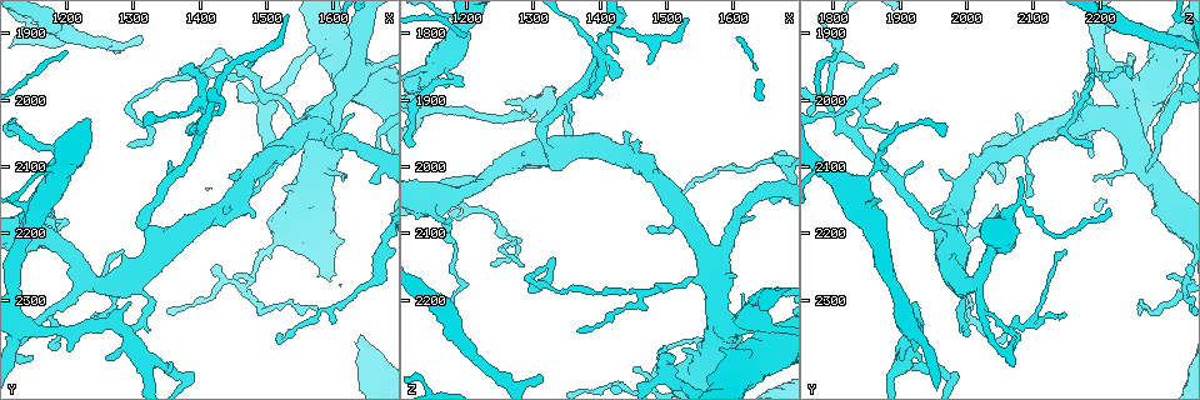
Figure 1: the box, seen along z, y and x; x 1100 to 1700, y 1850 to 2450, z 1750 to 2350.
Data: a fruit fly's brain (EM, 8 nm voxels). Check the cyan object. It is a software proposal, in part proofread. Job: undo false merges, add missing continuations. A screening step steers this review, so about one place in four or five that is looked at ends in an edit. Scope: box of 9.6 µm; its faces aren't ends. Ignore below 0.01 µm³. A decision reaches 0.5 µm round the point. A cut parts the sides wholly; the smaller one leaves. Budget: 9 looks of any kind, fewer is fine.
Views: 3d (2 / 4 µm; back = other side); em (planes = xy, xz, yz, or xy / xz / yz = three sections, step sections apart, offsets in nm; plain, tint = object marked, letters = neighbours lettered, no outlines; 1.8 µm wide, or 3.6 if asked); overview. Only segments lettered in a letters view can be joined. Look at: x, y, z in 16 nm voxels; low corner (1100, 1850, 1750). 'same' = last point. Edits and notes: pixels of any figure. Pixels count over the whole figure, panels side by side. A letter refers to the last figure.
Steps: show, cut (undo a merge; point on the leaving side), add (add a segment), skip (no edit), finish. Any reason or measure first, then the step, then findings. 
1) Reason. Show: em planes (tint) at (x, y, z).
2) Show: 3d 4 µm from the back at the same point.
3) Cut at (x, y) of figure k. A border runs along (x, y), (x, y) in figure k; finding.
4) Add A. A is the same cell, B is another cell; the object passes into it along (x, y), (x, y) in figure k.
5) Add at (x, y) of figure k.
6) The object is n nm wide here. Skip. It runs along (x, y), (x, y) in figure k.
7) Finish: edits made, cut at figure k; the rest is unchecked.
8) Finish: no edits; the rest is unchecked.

Show: em planes (letters) at (1500, 2105, 2270).

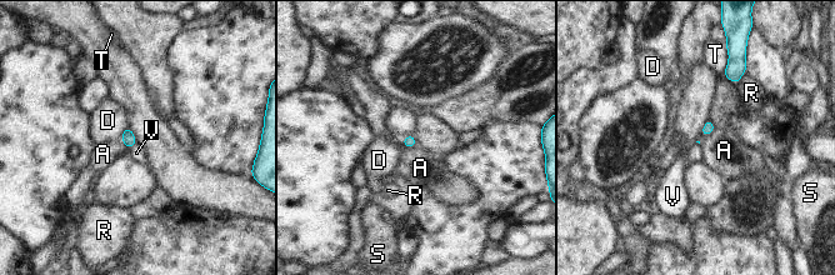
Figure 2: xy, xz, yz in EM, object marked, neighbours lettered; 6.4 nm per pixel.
Add V. V is the same cell, A, D, R, S and T are other cells; the object passes into it along (128, 138), (133, 145), (136, 153) in figure 2; the neuron continues.

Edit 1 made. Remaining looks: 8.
Redraw. Show: overview.

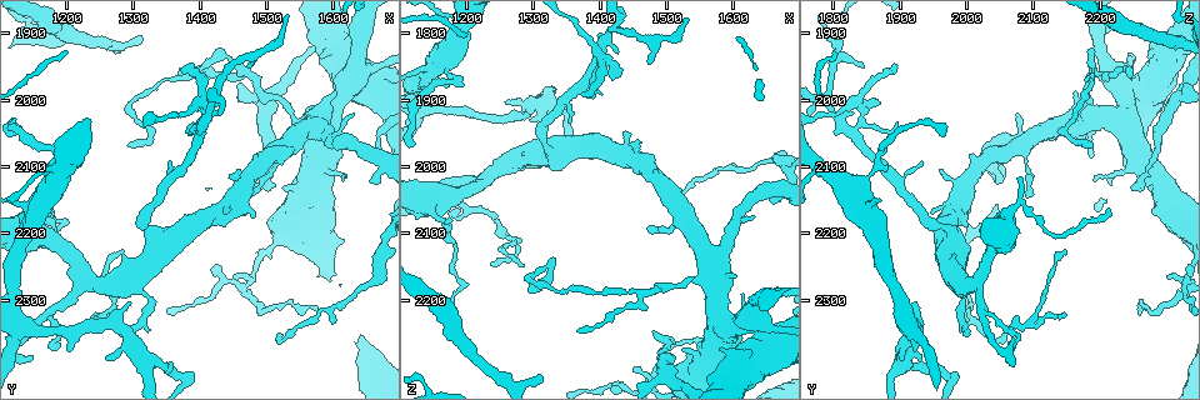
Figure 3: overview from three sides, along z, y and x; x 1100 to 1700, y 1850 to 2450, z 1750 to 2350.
Tapers out. Show: 3d 4 µm at (1575, 2315, 2255).

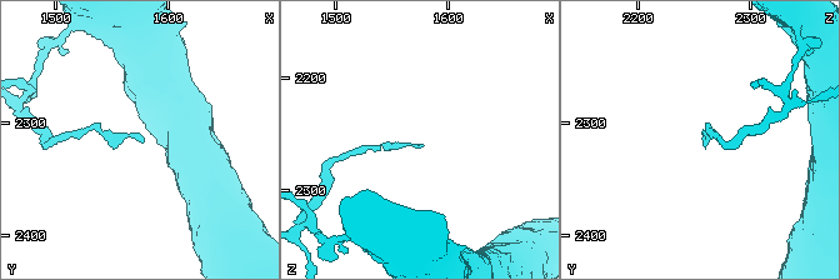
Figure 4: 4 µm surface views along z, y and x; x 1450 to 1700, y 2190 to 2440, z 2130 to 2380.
Now the EM. Show: em 3.6 µm planes (letters) at (1578, 2316, 2258).

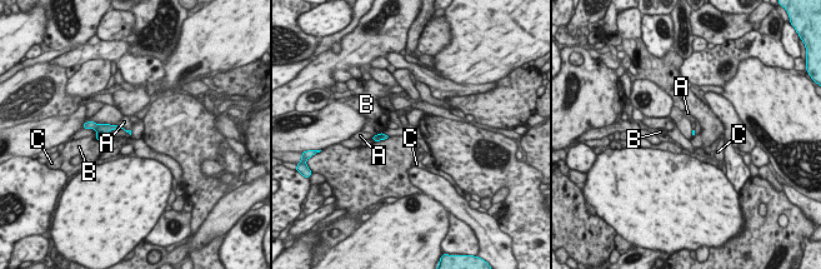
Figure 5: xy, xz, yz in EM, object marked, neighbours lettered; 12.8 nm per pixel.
Skip. A, B and C are other cells; a border runs along (109, 124), (116, 124), (129, 130) in figure 5; none of them fits.

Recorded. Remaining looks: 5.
An open end. Show: 3d 4 µm at (1315, 1900, 2315).

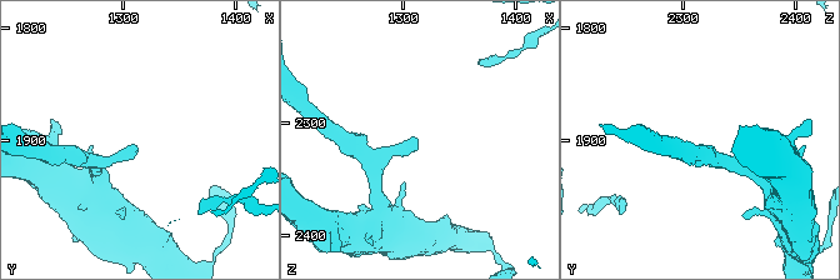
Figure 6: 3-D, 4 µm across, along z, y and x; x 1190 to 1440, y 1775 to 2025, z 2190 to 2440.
Now the EM. Show: em planes (plain) at (1312, 1908, 2314).

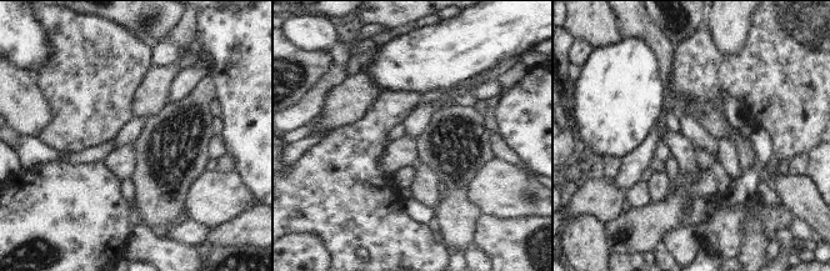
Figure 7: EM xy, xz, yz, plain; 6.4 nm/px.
See the neighbours. Show: em planes (letters) at the same point.

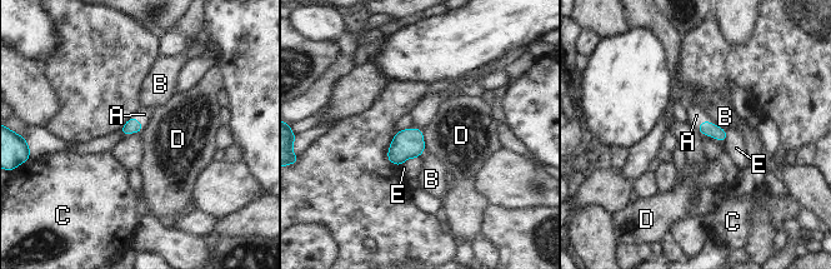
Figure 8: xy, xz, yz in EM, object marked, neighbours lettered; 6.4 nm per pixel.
Add A. A is the same cell, B, C, D and E are other cells; the object passes into it along (706, 128), (702, 121), (696, 115) in figure 8; it goes on there.

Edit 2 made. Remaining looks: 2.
Finish: edits made, add at figure 2, add at figure 8; the rest is unchecked.

